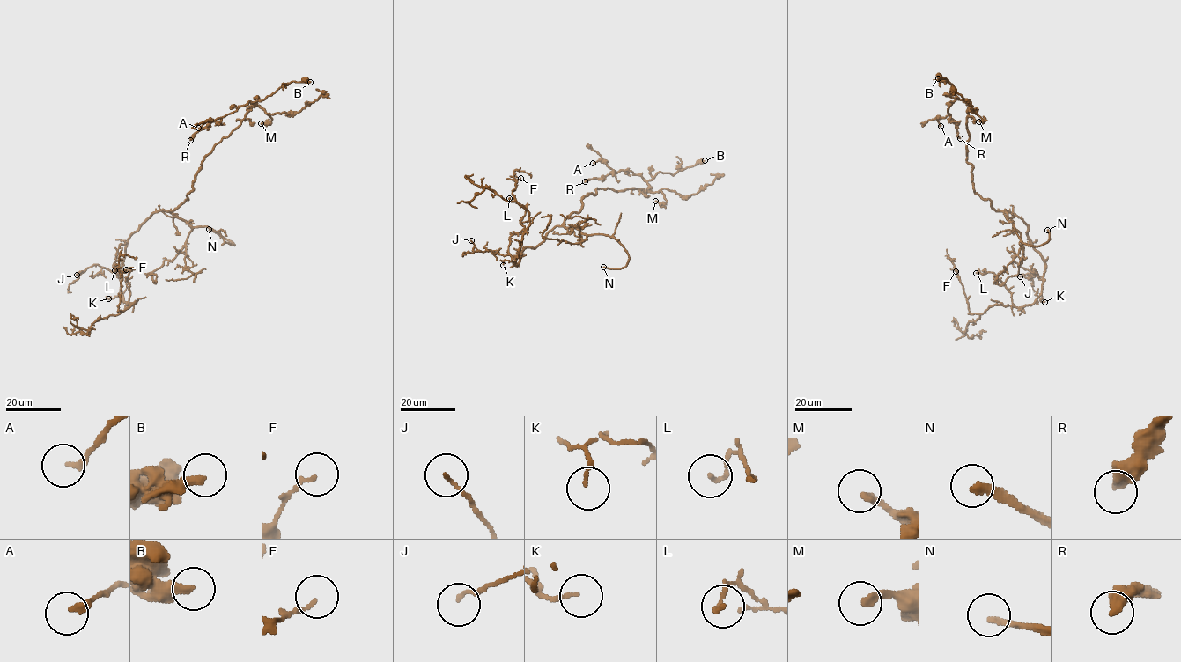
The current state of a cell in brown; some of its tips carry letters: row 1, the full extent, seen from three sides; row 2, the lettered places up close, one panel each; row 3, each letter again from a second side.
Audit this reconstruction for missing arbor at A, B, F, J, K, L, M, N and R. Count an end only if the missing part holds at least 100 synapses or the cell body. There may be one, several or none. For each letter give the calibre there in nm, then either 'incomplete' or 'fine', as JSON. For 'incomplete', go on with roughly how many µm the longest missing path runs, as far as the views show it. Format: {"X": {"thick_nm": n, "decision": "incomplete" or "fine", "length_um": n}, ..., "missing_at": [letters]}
{"A": {"thick_nm": 240, "decision": "fine"}, "B": {"thick_nm": 280, "decision": "fine"}, "F": {"thick_nm": 120, "decision": "fine"}, "J": {"thick_nm": 110, "decision": "fine"}, "K": {"thick_nm": 110, "decision": "fine"}, "L": {"thick_nm": 130, "decision": "fine"}, "M": {"thick_nm": 260, "decision": "fine"}, "N": {"thick_nm": 240, "decision": "incomplete", "length_um": 35}, "R": {"thick_nm": 360, "decision": "fine"}, "missing_at": ["N"]}

